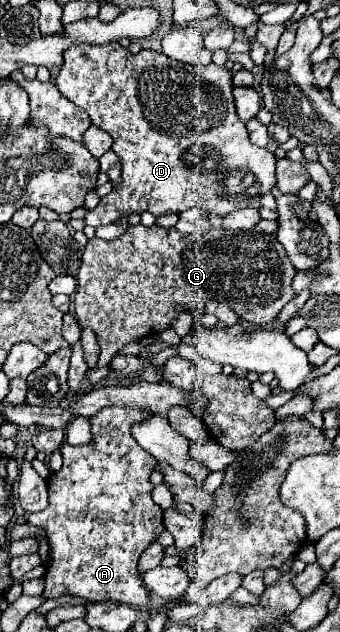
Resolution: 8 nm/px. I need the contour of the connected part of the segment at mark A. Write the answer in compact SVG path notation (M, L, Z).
M106 407L89 418L94 439L88 445L72 447L64 443L60 447L64 465L48 479L50 503L44 511L32 513L28 519L28 523L38 525L46 531L50 545L50 565L44 575L44 599L70 595L86 599L86 603L116 601L132 605L136 609L148 607L150 597L138 575L138 559L142 551L152 541L156 541L158 533L164 531L164 525L162 509L150 497L154 489L150 483L150 473L156 467L156 459L150 453L144 453L144 449L140 449L140 445L132 441L132 435L128 435L128 427L140 421L140 417L148 417L148 411L129 407Z

